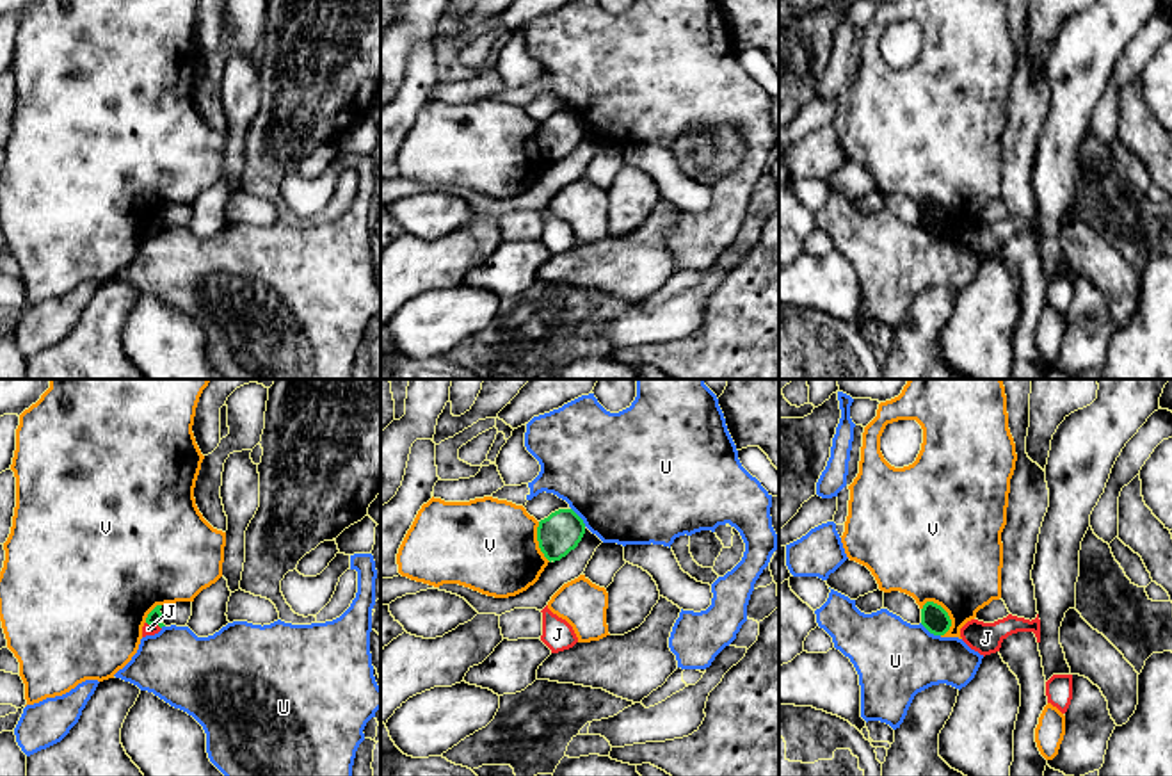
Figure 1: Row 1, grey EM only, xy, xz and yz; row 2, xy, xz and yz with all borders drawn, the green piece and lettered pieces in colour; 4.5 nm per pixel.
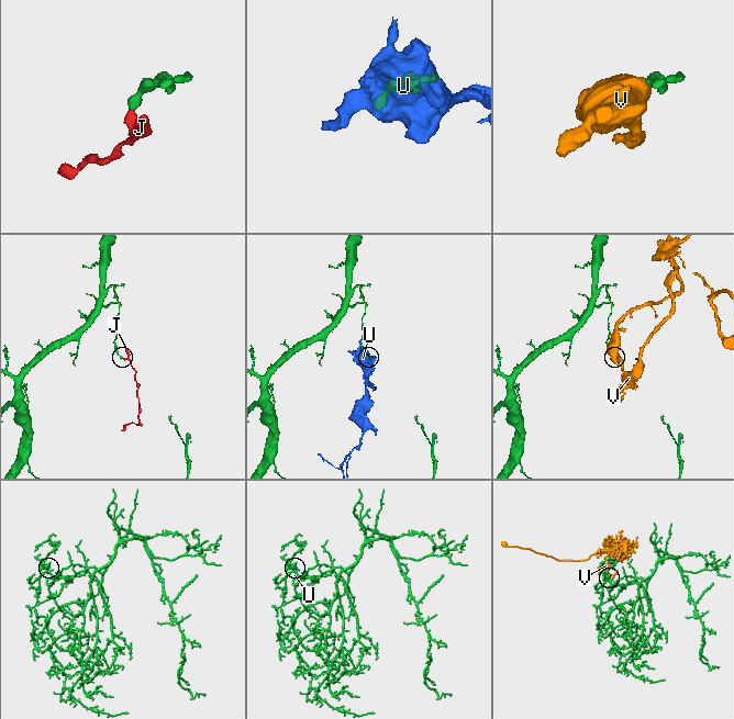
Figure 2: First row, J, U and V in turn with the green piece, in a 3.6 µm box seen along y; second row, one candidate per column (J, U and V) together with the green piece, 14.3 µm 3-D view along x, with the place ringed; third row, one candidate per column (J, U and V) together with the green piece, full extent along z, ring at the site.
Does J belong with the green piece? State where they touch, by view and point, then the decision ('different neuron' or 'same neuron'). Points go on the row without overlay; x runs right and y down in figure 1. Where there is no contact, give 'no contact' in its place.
meets green in xy at (153, 225); different neuron

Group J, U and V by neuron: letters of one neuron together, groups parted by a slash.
J / U / V

